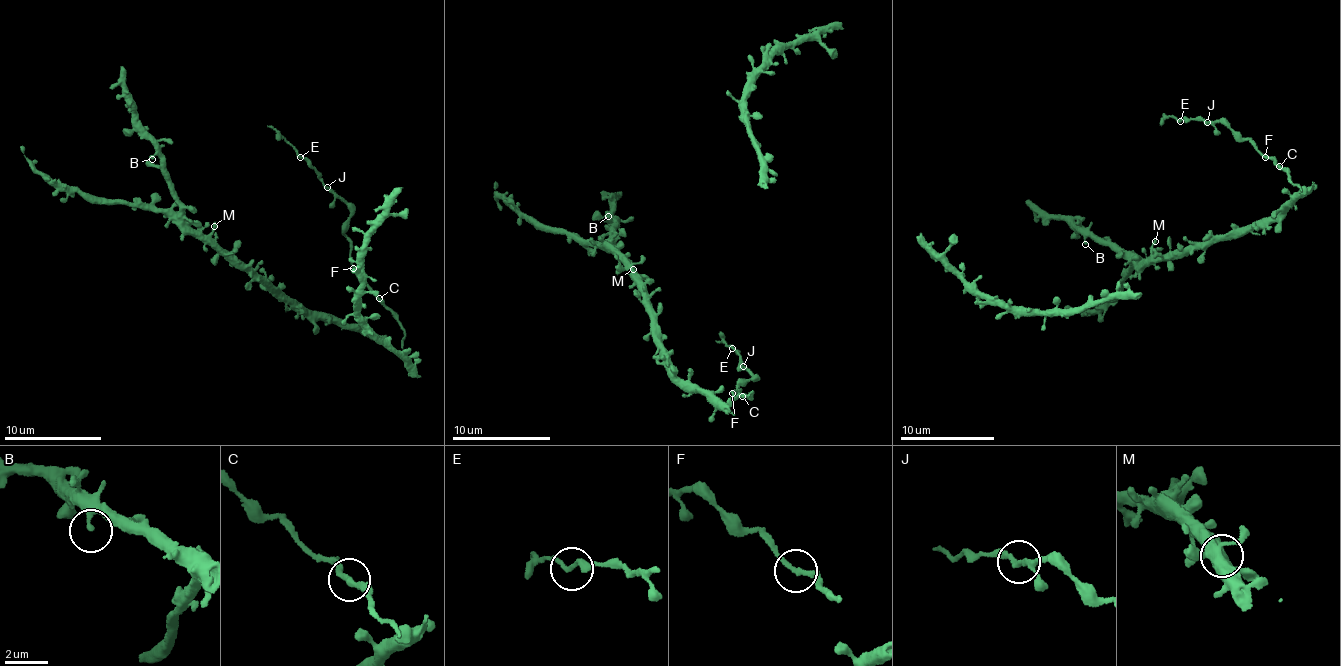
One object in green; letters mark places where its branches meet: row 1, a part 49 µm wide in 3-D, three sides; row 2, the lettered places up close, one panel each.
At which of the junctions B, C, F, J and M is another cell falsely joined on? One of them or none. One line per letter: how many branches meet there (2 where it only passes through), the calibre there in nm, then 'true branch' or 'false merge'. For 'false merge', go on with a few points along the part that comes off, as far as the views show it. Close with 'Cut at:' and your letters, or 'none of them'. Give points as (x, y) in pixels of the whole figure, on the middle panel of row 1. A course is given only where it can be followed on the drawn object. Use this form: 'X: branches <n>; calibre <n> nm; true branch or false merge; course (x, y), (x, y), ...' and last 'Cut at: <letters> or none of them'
B: branches 1; calibre 240 nm; true branch
C: branches 2; calibre 240 nm; true branch
F: branches 2; calibre 190 nm; true branch
J: branches 2; calibre 200 nm; true branch
M: branches 1; calibre 240 nm; true branch
Cut at: none of them

